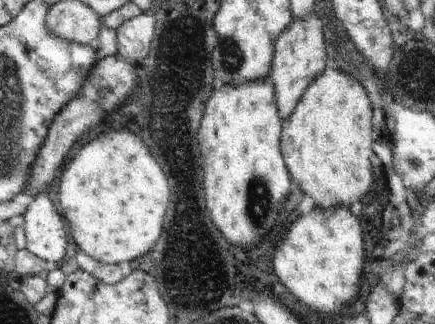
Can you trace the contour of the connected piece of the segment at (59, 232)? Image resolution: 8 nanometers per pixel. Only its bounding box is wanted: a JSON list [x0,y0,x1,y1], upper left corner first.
[23,191,69,263]

